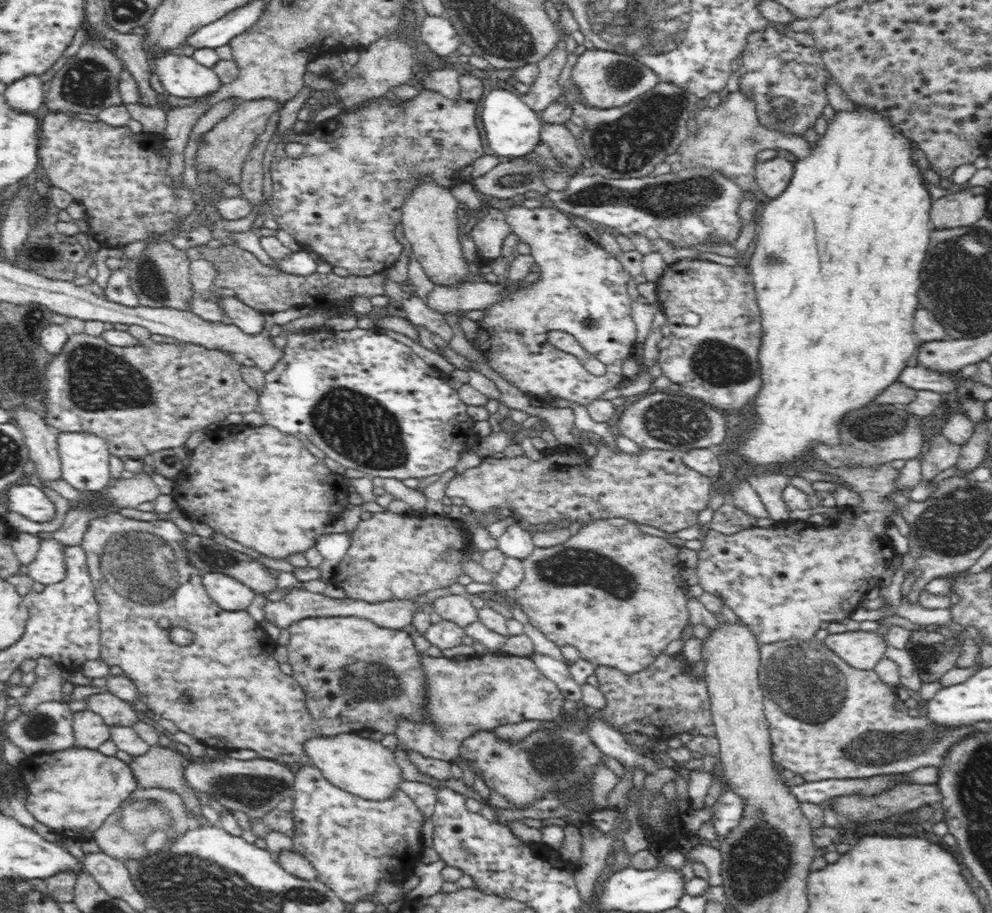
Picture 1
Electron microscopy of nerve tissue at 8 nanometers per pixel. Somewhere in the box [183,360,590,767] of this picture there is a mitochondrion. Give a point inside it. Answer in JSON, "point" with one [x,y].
{"point":[357,427]}

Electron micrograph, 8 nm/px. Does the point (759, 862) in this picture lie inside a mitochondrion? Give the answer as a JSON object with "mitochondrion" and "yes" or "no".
{"mitochondrion":"yes"}

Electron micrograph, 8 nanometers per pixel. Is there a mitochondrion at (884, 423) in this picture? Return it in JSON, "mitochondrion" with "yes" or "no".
{"mitochondrion":"yes"}

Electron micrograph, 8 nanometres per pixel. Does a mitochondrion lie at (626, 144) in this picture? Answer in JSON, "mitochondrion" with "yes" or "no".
{"mitochondrion":"yes"}

